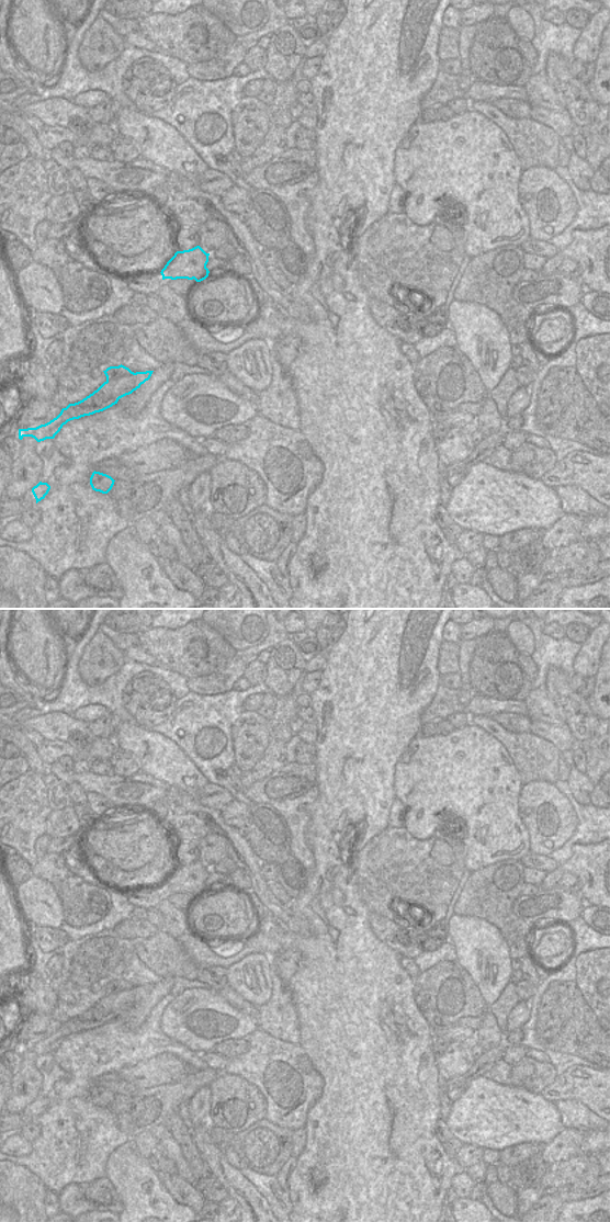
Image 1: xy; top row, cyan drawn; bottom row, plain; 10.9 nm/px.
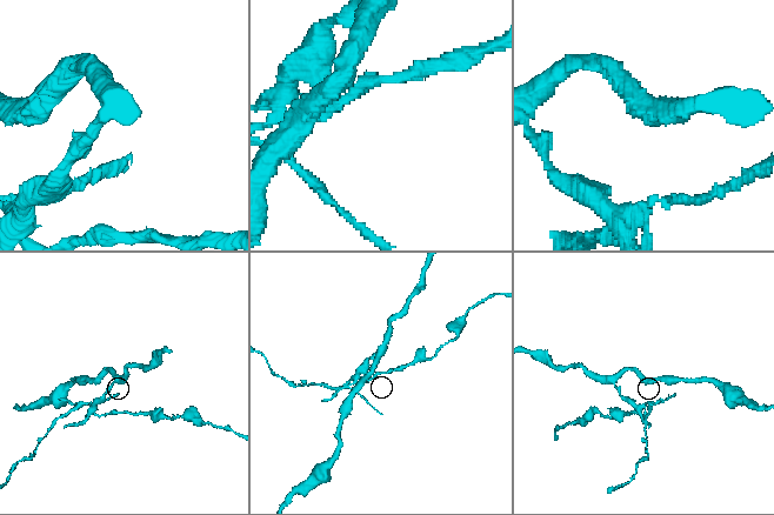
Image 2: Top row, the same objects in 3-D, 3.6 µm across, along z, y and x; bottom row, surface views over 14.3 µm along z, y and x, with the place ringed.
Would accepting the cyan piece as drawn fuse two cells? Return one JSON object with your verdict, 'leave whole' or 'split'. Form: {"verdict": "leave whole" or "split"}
{"verdict": "split"}

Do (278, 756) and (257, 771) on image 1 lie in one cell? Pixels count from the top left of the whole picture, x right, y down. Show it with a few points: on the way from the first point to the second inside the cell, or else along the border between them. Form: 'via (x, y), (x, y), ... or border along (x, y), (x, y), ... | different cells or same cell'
via (272, 760), (262, 769) | same cell

